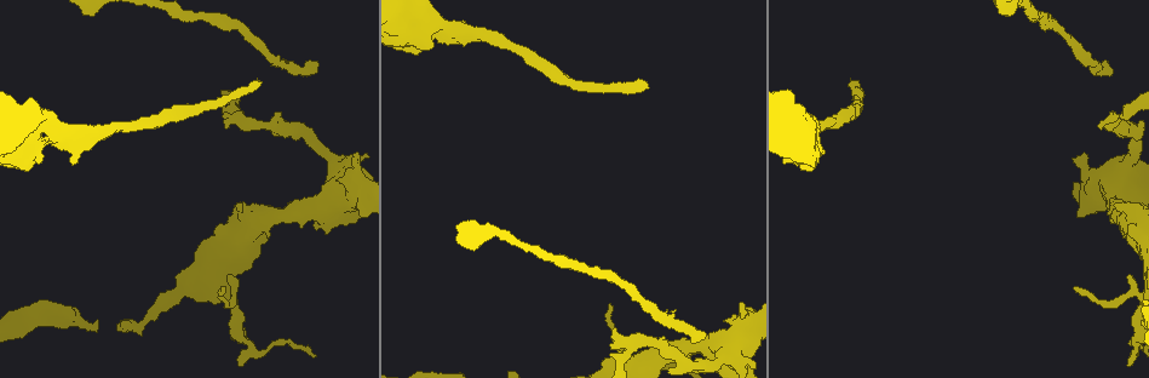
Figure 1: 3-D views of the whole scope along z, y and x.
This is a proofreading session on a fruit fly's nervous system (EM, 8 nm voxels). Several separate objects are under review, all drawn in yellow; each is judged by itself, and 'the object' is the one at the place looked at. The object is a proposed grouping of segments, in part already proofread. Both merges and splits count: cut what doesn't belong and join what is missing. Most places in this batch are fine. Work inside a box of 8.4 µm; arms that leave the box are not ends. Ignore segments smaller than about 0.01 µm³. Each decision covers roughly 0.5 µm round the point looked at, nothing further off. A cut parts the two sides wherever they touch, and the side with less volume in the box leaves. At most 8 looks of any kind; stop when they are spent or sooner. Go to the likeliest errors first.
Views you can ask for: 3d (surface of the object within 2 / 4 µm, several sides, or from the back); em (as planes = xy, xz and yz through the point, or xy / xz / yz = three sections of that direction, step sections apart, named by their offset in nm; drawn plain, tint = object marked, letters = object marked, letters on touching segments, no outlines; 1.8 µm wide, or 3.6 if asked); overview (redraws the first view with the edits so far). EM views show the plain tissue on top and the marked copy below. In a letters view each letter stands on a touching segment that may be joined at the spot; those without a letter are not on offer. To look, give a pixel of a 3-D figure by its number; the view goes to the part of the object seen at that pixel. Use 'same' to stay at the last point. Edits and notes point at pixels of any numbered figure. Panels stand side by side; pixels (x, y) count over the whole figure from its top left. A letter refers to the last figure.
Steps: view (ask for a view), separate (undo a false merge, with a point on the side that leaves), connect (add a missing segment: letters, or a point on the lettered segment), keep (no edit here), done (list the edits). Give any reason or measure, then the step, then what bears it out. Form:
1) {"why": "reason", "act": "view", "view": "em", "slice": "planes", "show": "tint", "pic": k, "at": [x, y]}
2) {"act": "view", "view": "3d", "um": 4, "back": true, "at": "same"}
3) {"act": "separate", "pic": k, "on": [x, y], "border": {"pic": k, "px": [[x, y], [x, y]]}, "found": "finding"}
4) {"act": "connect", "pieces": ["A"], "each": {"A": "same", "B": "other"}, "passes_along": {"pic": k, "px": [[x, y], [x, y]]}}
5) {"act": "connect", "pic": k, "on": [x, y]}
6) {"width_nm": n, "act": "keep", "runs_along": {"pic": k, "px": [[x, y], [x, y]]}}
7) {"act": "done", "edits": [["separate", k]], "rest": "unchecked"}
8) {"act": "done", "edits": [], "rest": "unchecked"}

{"why": "branch point", "act": "view", "view": "3d", "um": 4, "pic": 1, "at": [62, 131]}

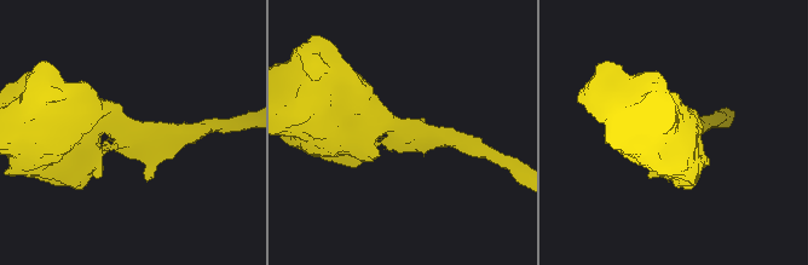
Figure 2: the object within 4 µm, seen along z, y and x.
{"why": "now the EM", "act": "view", "view": "em", "slice": "planes", "show": "letters", "pic": 2, "at": [405, 132]}

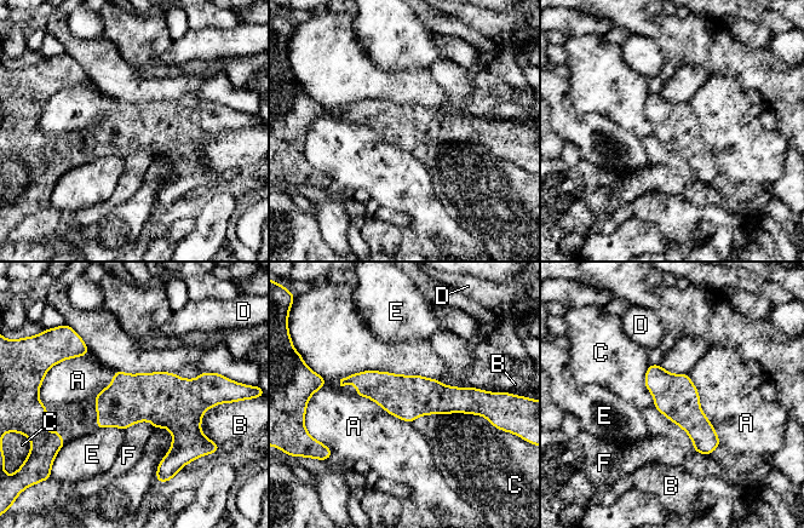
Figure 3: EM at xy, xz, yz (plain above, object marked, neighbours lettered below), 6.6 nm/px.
{"longest_contact_nm": ["C", 600], "act": "keep", "each": {"A": "other", "B": "other", "C": "other", "D": "other", "E": "other", "F": "other"}, "border": {"pic": 3, "px": [[688, 376], [719, 440], [715, 451]]}, "found": "all the same neuron"}

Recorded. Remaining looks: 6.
{"why": "tapers out", "act": "view", "view": "3d", "um": 4, "pic": 1, "at": [856, 83]}

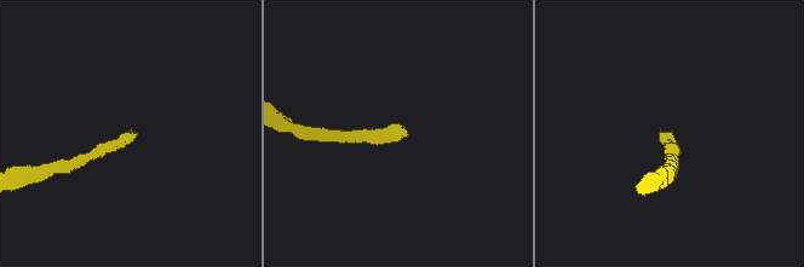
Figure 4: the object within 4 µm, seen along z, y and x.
{"act": "view", "view": "em", "slice": "planes", "show": "tint", "pic": 4, "at": [407, 136]}

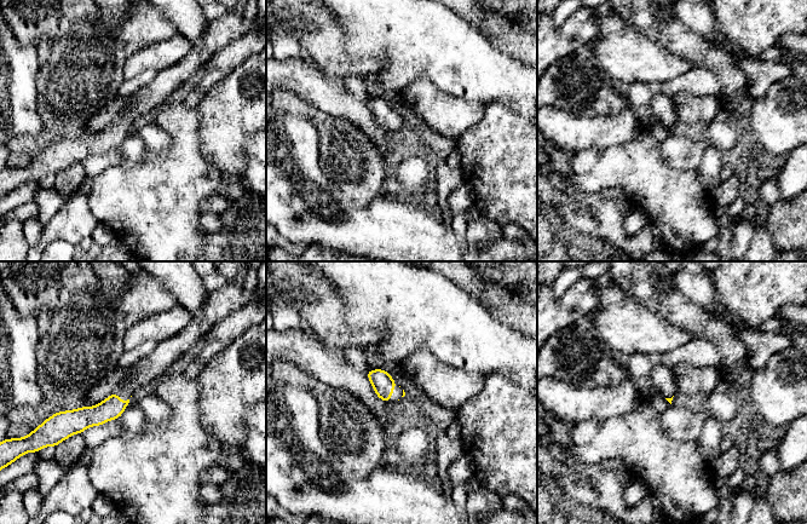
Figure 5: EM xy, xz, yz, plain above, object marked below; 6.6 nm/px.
{"act": "view", "view": "em", "slice": "planes", "show": "letters", "at": "same"}

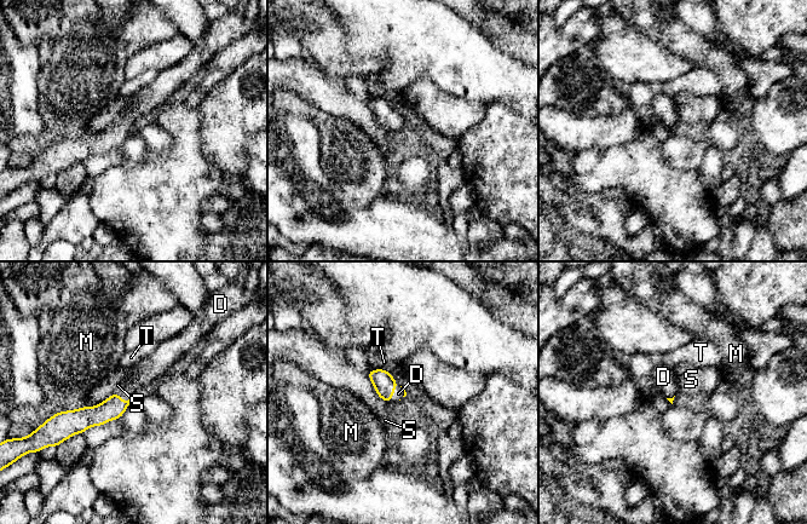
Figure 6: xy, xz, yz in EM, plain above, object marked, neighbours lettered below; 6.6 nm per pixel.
{"act": "connect", "pieces": ["D"], "each": {"D": "same", "M": "other", "S": "other", "T": "other"}, "passes_along": {"pic": 6, "px": [[384, 385], [393, 392], [398, 393]]}, "found": "it goes on there"}

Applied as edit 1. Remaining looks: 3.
{"act": "done", "edits": [["connect", 6]], "rest": "unchecked"}

